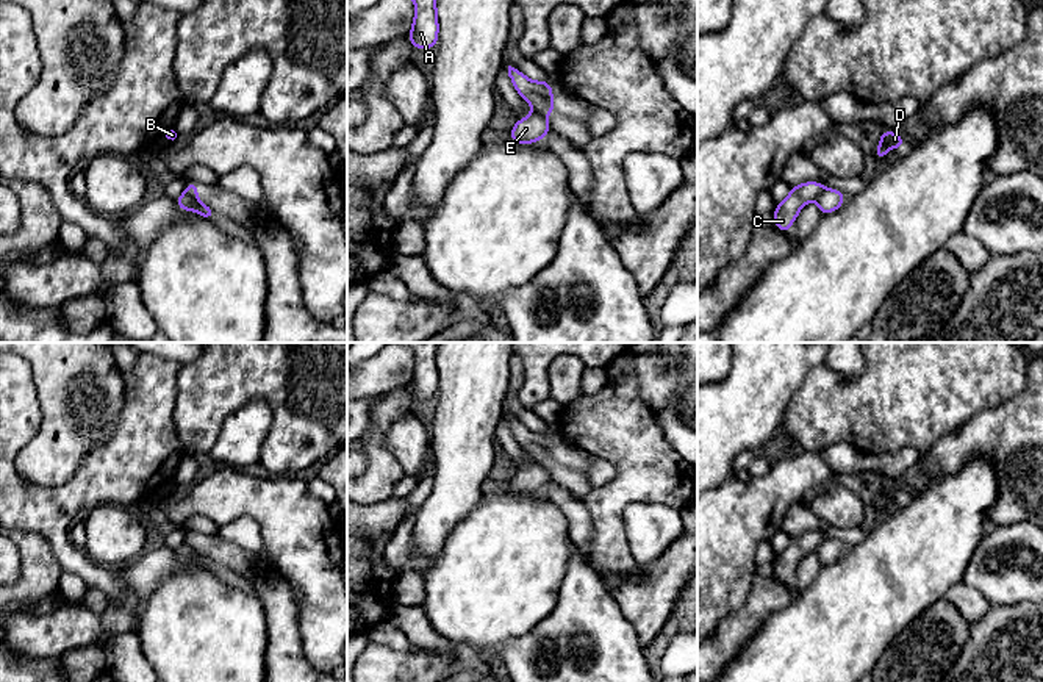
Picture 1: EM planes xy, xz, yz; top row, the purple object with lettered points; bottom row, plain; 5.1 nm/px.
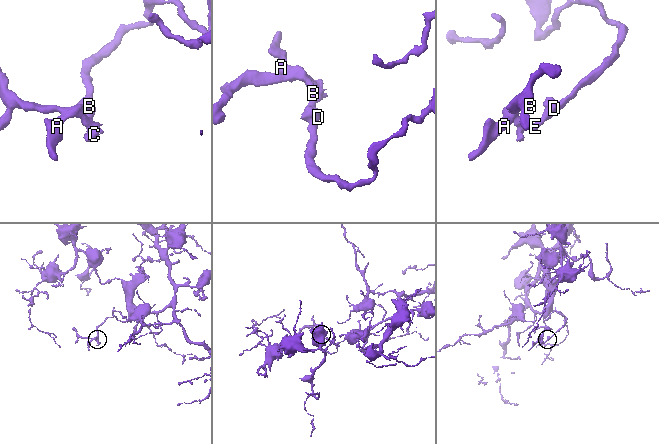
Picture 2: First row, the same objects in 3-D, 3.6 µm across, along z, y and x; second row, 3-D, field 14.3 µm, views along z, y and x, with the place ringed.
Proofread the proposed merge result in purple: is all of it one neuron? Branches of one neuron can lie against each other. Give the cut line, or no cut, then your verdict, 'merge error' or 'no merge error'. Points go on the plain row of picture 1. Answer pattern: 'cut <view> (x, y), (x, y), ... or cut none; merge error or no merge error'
cut xy (185, 542), (197, 552); merge error

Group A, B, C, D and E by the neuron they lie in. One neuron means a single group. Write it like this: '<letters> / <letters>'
A B C / D E

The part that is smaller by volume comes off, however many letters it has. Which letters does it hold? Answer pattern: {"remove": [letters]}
{"remove": ["A", "B", "C"]}

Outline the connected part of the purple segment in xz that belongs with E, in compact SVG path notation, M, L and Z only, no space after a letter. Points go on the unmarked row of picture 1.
M532 461L525 469L518 469L510 482L516 494L535 494L550 482L550 476L539 463Z

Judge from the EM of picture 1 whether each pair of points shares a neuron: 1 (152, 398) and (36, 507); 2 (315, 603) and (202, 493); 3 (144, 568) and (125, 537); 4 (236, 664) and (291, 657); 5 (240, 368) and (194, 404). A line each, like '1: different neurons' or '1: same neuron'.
1: same neuron
2: same neuron
3: different neurons
4: different neurons
5: same neuron

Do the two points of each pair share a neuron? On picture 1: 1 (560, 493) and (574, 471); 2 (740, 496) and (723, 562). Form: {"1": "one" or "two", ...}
{"1": "two", "2": "one"}

